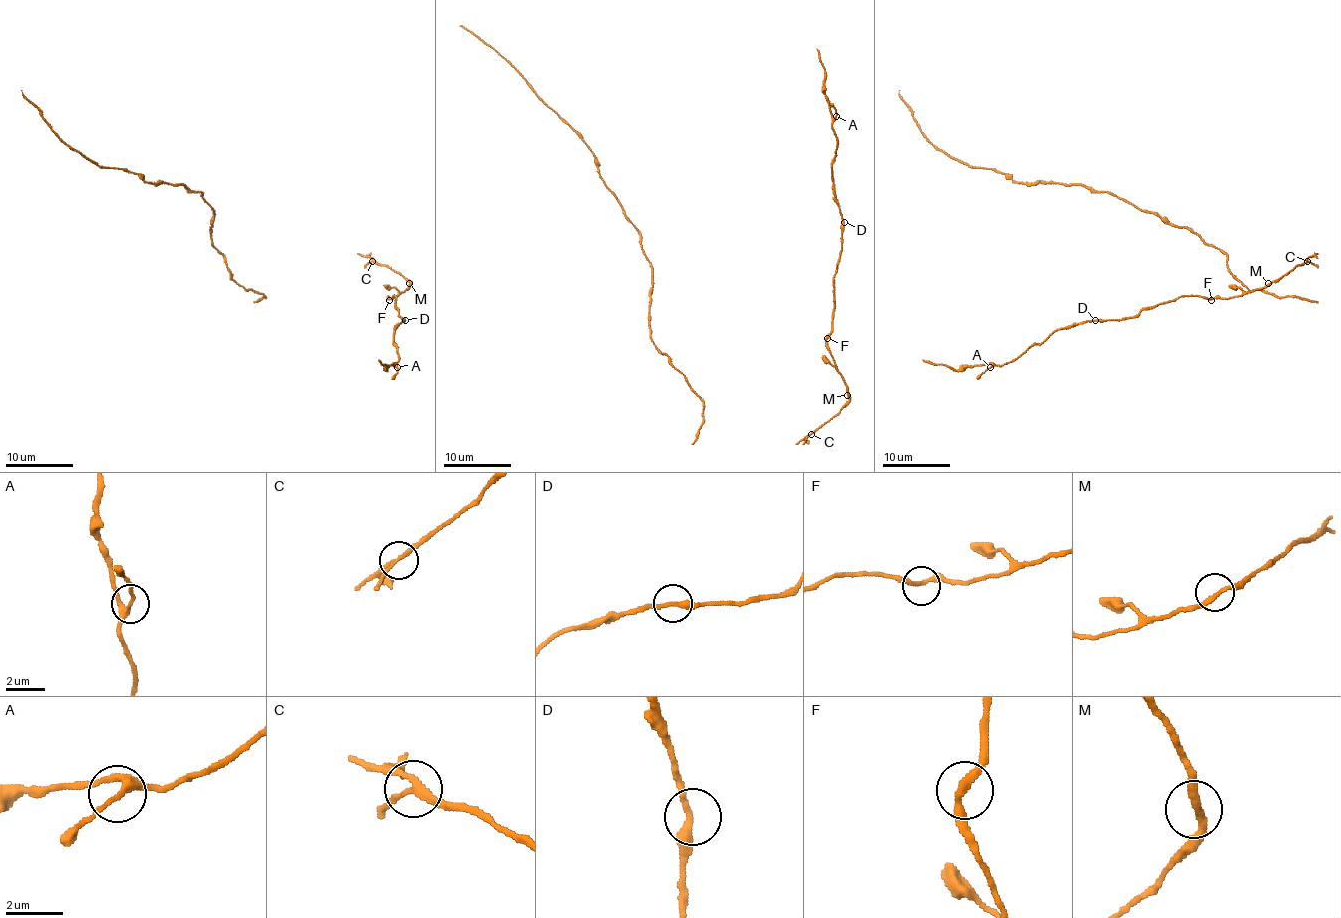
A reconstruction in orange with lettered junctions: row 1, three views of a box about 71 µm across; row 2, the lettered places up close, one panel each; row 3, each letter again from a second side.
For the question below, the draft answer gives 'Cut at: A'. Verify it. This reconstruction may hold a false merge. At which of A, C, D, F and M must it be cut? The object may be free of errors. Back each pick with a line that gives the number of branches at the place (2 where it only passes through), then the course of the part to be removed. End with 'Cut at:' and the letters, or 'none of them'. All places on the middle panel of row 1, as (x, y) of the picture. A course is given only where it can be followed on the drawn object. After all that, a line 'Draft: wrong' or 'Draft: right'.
C: 3 branches meet
Cut at: C
Draft: wrong

